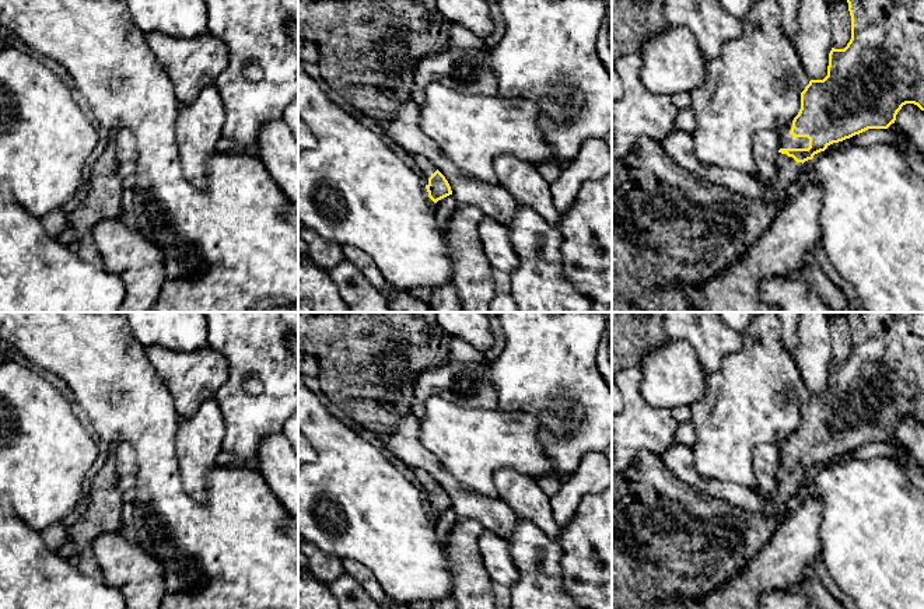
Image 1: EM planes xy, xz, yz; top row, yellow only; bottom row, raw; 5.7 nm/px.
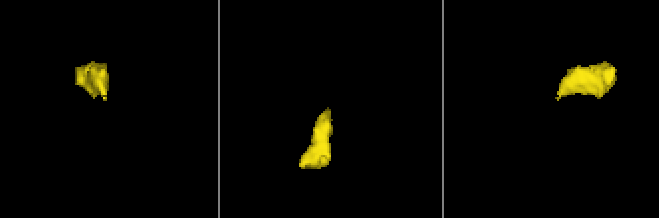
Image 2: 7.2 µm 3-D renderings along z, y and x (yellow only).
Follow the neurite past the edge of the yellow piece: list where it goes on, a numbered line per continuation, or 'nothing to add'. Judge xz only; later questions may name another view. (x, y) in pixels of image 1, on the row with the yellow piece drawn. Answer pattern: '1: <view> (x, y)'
1: xz (426, 167)

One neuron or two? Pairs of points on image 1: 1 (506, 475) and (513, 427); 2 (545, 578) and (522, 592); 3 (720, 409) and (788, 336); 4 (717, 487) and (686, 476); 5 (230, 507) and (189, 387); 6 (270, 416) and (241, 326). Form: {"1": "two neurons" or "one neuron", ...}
{"1": "two neurons", "2": "one neuron", "3": "two neurons", "4": "one neuron", "5": "two neurons", "6": "one neuron"}

